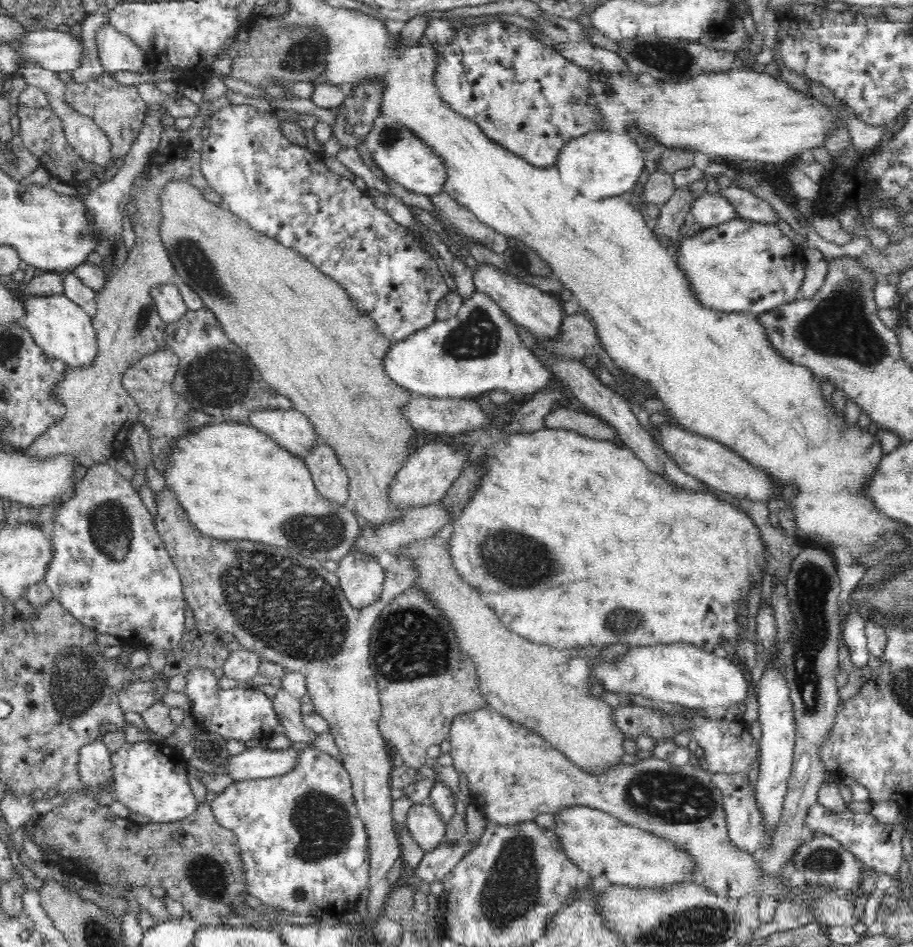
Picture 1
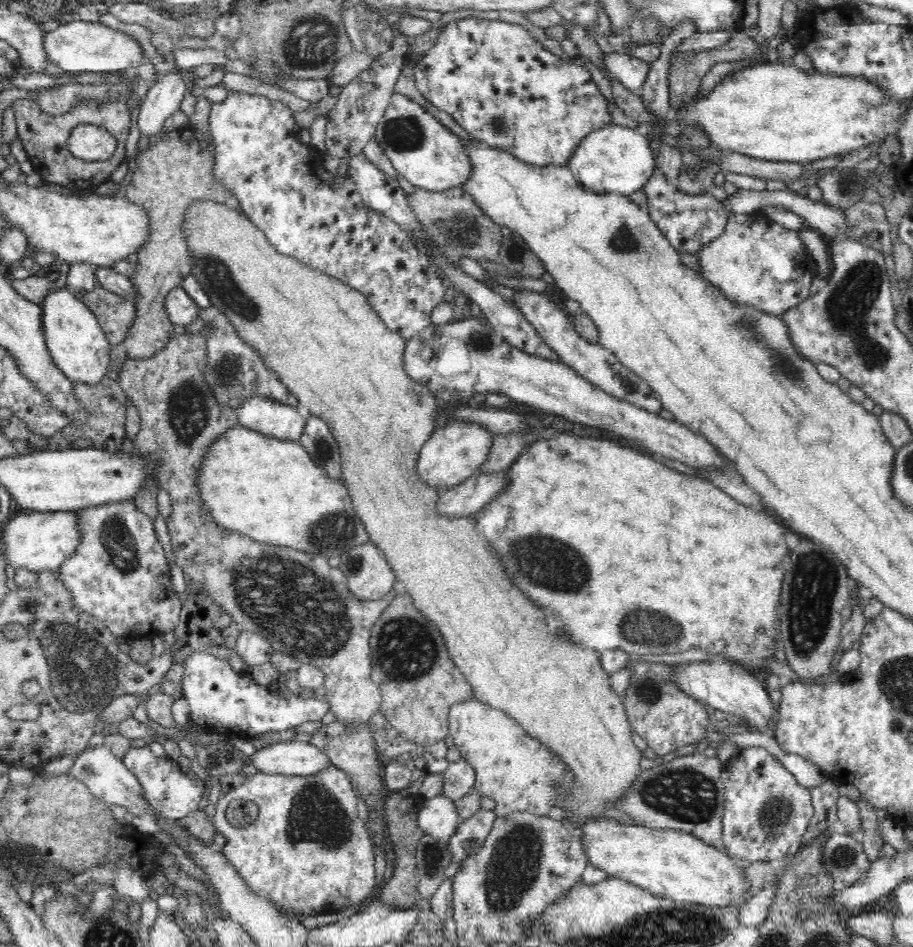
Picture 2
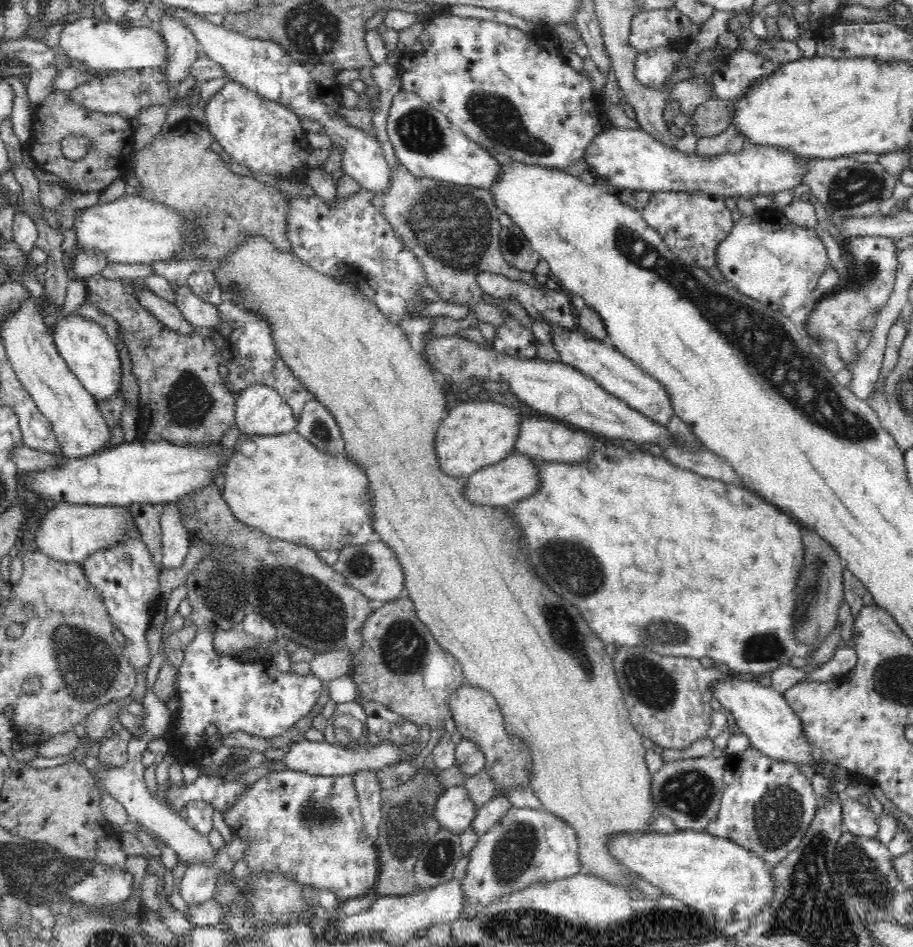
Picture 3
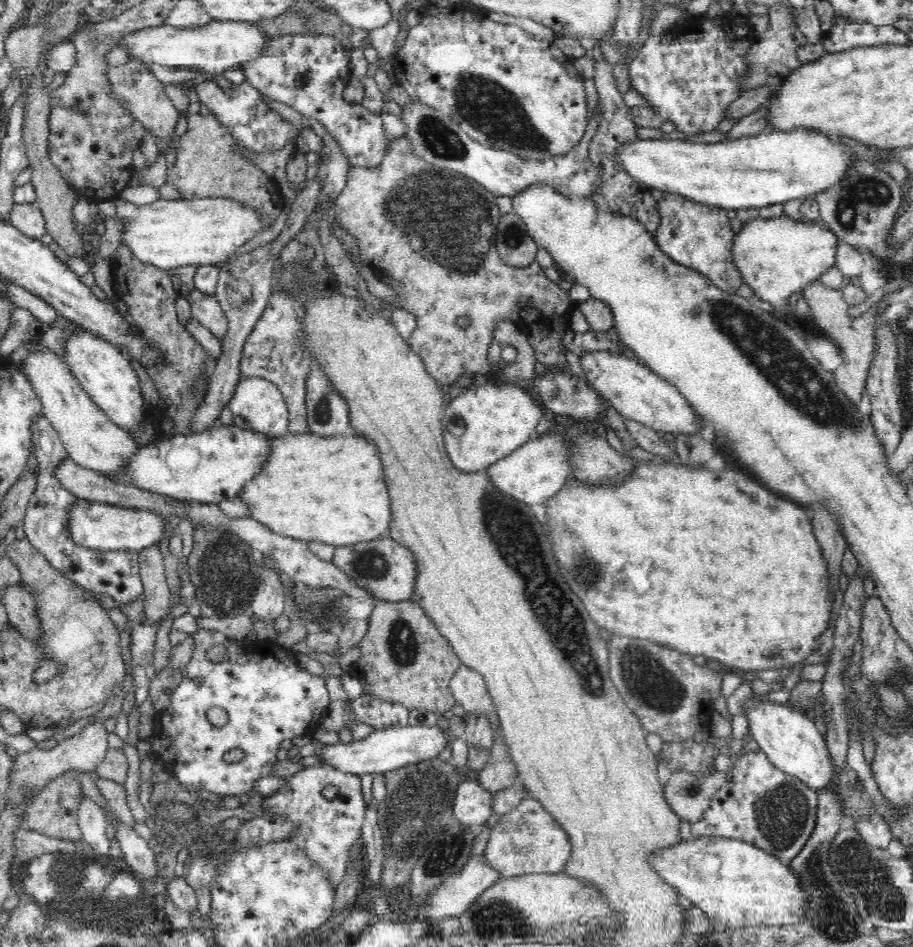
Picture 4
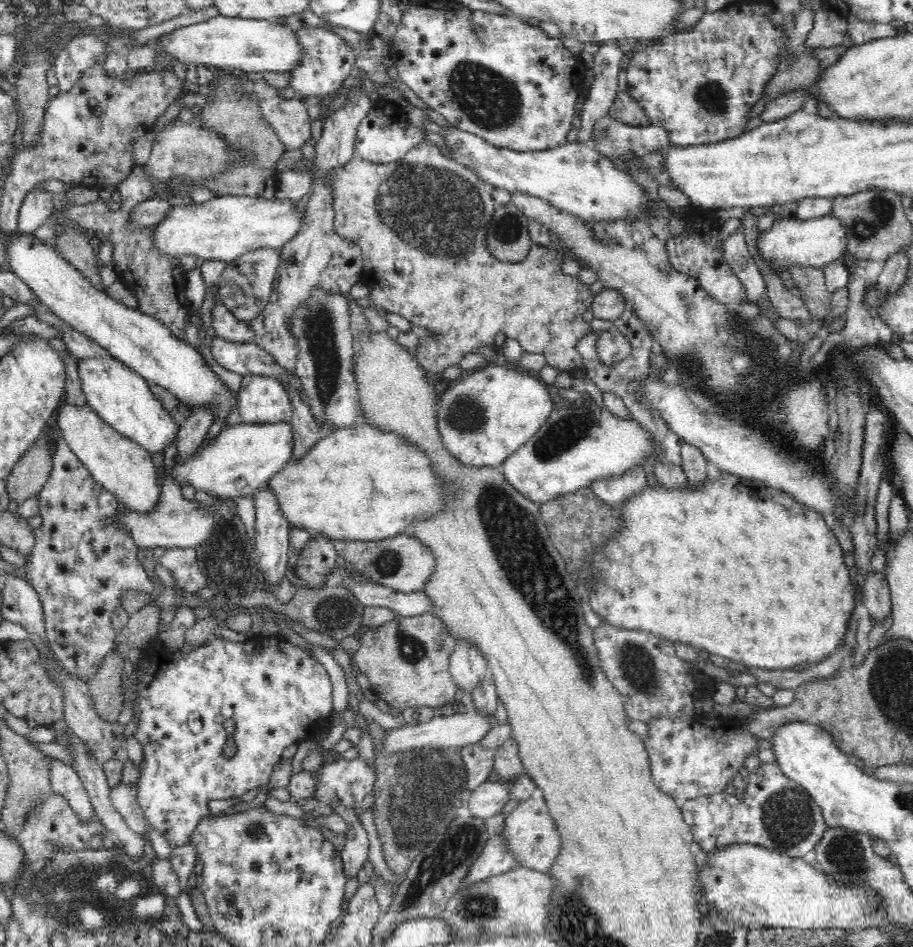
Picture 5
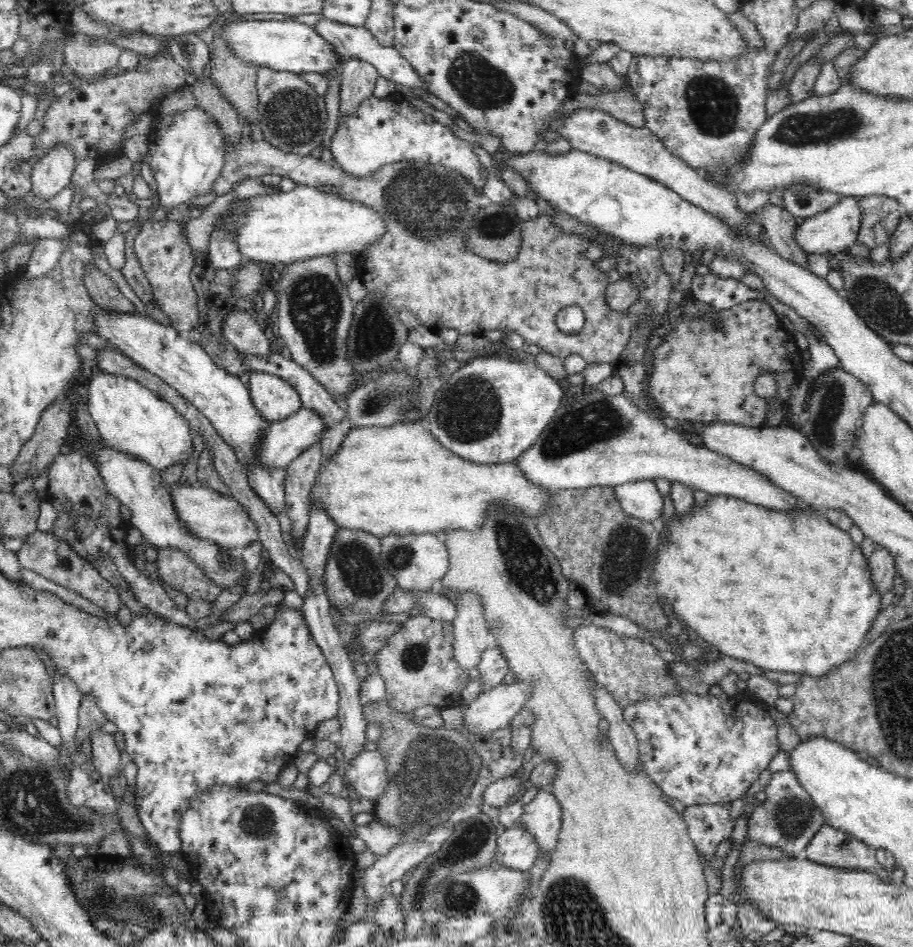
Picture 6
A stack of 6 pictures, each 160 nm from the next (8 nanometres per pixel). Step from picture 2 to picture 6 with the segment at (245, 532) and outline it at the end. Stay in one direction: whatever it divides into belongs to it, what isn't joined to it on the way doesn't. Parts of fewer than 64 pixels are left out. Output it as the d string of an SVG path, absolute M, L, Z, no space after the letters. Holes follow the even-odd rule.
M402 422L392 426L353 426L348 430L348 434L346 434L344 442L340 444L340 448L330 458L323 458L321 461L320 472L318 472L316 482L312 486L312 492L310 492L309 507L310 512L314 509L326 511L330 515L330 519L336 523L339 530L364 530L365 532L369 532L369 534L382 538L391 535L438 534L441 531L454 531L459 529L478 531L480 526L482 526L486 508L492 502L495 502L495 504L499 502L499 504L510 506L510 509L518 509L518 513L527 513L527 516L534 516L536 518L538 514L542 513L542 510L546 510L546 504L549 502L550 494L553 494L552 489L542 489L542 486L530 483L529 478L526 478L526 474L522 474L522 470L518 469L518 465L514 465L514 462L490 464L470 462L468 459L460 458L458 455L454 455L454 452L442 447L430 430L426 431L422 429L420 422Z

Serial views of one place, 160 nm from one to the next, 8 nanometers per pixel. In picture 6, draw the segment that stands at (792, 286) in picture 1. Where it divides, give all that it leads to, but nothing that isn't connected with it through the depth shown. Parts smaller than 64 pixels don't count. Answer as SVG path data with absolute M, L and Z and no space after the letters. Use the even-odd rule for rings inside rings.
M842 196L840 202L825 210L819 212L810 218L804 219L802 224L797 224L794 232L794 241L796 245L806 255L826 255L828 257L838 252L848 251L852 245L856 244L860 230L860 207L858 207L858 198Z

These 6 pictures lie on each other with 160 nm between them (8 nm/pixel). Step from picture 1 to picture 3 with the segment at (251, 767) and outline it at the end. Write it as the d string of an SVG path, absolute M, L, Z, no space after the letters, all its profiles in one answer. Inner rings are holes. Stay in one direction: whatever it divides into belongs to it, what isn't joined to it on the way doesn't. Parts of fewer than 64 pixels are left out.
M299 741L285 746L284 754L278 765L285 765L286 769L292 772L302 772L303 774L312 774L314 776L335 776L335 775L356 775L358 772L367 769L378 769L380 771L388 764L398 763L402 750L390 742L382 742L380 746L370 746L362 750L343 750L338 746L328 742L309 742Z

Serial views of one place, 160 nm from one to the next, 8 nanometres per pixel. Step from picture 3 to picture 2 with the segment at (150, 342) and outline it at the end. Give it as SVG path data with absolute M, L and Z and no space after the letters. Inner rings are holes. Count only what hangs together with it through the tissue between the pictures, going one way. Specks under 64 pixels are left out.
M98 285L92 292L80 295L78 298L96 316L102 331L106 334L106 339L113 343L124 341L137 316L133 302ZM207 323L202 331L194 334L177 334L158 354L126 361L118 374L119 387L136 407L141 422L141 429L133 440L136 452L142 453L152 463L152 474L157 484L166 490L172 501L172 512L165 523L175 562L184 576L190 578L191 584L202 585L208 591L208 597L230 615L241 631L261 634L273 651L286 653L300 664L312 663L312 666L320 667L324 673L324 699L330 703L329 711L336 721L340 721L349 731L358 730L360 725L370 729L370 719L379 712L383 694L371 677L369 640L375 622L398 592L392 588L381 599L363 601L350 592L346 575L339 567L330 566L328 558L287 546L256 542L250 537L225 532L212 521L208 509L204 509L194 480L198 478L198 466L202 464L206 448L222 432L239 424L236 410L220 406L204 381L202 372L208 362L206 346L212 332L214 326Z

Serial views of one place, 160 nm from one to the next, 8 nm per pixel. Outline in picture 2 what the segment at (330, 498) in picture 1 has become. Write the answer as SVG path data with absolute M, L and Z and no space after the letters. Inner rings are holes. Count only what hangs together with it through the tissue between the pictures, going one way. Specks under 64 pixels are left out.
M312 415L306 421L299 443L310 455L310 459L324 469L326 477L336 479L336 481L338 479L341 480L342 463L340 449L326 422Z

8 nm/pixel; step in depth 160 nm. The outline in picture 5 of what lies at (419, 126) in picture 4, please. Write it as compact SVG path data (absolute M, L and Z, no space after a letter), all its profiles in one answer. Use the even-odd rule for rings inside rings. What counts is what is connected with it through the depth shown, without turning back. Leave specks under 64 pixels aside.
M441 126L438 132L443 144L436 144L438 151L448 159L474 171L480 180L492 188L509 193L523 192L542 198L583 222L594 225L601 221L618 221L618 218L637 218L646 212L646 193L630 174L618 170L606 157L586 142L576 140L545 151L518 152L497 147L486 139L464 132L455 126Z

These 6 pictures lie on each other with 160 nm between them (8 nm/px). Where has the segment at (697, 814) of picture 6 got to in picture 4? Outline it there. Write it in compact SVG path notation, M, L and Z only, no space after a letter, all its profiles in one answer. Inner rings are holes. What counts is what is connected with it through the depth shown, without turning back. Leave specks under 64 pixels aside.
M761 751L743 753L733 765L729 780L720 787L704 818L691 824L691 836L720 836L750 843L764 849L766 854L774 855L783 865L788 866L790 860L808 842L808 838L816 826L818 796L815 789L810 788L798 778L792 777L776 768Z

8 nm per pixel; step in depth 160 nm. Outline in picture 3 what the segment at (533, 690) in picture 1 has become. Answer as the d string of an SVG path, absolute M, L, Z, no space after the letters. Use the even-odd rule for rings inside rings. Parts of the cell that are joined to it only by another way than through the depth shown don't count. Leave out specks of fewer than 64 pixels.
M255 232L246 234L238 246L234 246L228 255L218 260L220 265L212 272L223 293L222 299L230 301L245 312L254 314L259 320L264 320L269 325L278 357L288 365L288 369L305 387L305 390L311 395L311 399L321 402L332 413L332 417L340 427L342 439L344 439L344 453L358 467L364 469L364 473L368 477L368 493L370 493L370 505L372 505L370 519L372 519L373 530L377 535L377 540L386 543L386 546L394 551L396 559L400 561L400 567L404 573L405 594L414 601L418 618L432 630L432 634L436 636L440 646L446 652L456 656L456 660L462 665L464 684L492 694L502 709L506 729L510 736L518 736L520 741L524 741L530 747L532 761L534 761L533 793L542 803L543 810L553 813L576 831L582 872L598 876L614 885L632 887L633 885L628 882L628 876L626 876L631 871L621 866L606 851L606 840L614 832L636 832L636 830L650 832L648 824L654 820L656 813L653 794L650 791L651 776L645 762L647 750L642 745L643 736L632 726L623 690L619 687L615 666L612 666L613 658L606 654L606 650L604 650L606 644L602 640L598 640L596 634L586 626L582 614L570 602L566 602L564 598L558 598L558 594L554 594L550 588L546 588L540 582L540 578L534 574L534 570L528 566L528 560L524 558L524 554L520 554L520 542L518 542L520 532L516 528L516 523L510 521L508 509L474 505L466 501L462 495L466 478L446 475L438 467L436 453L434 453L434 438L438 426L446 416L446 396L443 394L442 385L430 369L430 365L426 363L426 359L417 349L416 342L411 341L399 326L395 326L384 314L381 314L378 307L366 299L362 292L350 288L344 283L338 283L327 274L313 270L290 251L276 249L276 246Z

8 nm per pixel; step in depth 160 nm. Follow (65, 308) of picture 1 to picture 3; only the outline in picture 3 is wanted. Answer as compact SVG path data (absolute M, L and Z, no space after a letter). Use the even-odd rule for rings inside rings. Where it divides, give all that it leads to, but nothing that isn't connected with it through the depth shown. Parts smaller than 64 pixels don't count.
M57 314L52 336L60 356L68 368L78 377L83 388L96 400L104 401L118 393L122 382L122 367L116 346L110 341L104 328L94 320L84 318L80 314Z

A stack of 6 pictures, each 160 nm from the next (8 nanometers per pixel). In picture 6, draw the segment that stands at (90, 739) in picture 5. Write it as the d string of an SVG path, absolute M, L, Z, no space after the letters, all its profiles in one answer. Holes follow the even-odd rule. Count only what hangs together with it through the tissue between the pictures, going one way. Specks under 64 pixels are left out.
M101 728L94 730L90 736L92 740L91 762L96 773L103 779L123 774L124 766L120 762L120 750L115 740L115 734L104 732Z

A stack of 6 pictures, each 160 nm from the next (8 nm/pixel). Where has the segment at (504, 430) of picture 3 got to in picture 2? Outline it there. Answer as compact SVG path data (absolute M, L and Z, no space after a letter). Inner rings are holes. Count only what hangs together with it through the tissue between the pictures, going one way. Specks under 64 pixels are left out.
M450 423L449 425L439 425L432 436L424 443L418 458L416 458L416 468L414 473L418 477L418 481L426 483L428 487L442 492L452 490L473 473L478 470L482 462L488 458L490 446L492 446L493 434L472 423Z

